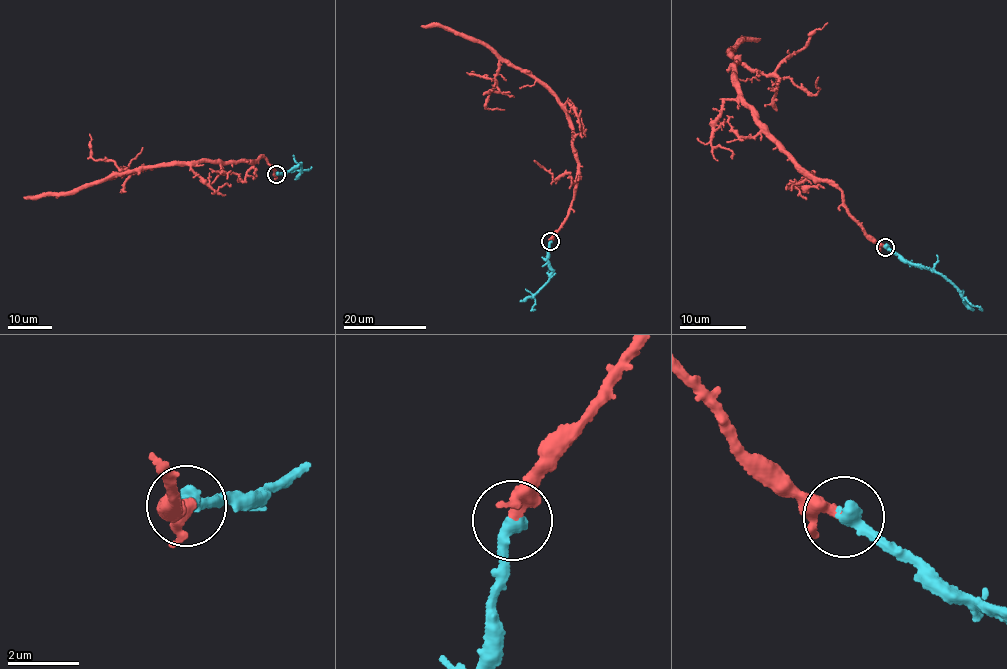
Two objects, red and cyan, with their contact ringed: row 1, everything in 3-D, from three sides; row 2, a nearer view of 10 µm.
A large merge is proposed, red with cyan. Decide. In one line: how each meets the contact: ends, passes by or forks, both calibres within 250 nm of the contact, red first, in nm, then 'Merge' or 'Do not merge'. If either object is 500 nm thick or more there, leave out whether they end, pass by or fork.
At the ring red passes by. At the ring cyan ends. Thickness 240 nm (red) against 440 nm. Merge

